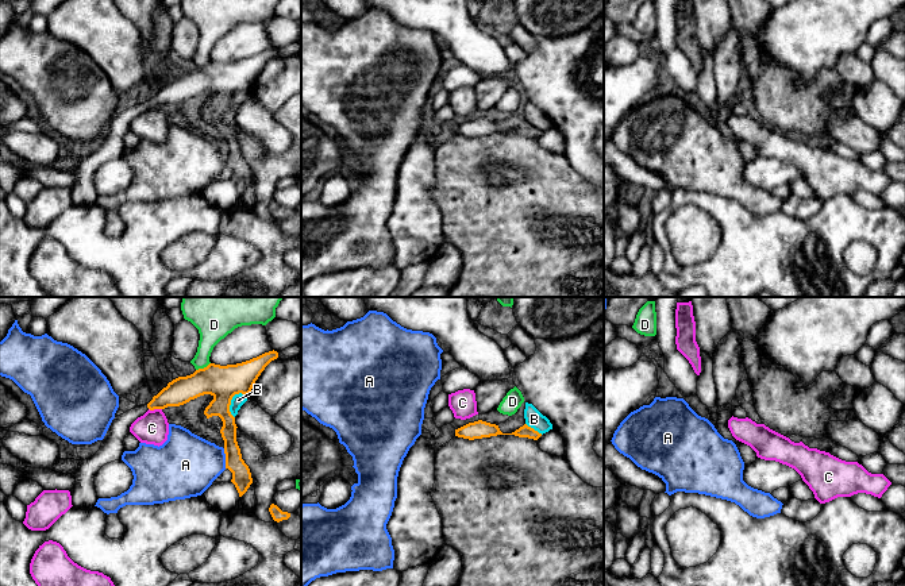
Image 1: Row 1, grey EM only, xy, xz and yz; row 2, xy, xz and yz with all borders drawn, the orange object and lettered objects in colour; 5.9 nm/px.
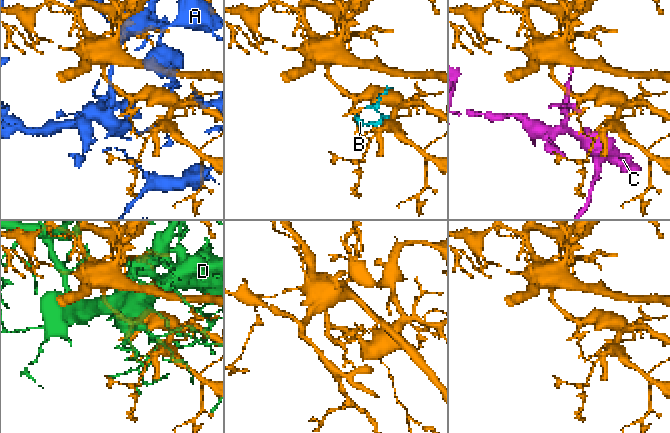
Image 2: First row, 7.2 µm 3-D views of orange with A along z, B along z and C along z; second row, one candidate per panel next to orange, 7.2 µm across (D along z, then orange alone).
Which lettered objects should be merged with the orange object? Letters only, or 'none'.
none

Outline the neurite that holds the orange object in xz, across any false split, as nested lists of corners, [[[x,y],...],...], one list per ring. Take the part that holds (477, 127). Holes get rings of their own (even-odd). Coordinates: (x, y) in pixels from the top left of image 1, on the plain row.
[[[482,117],[469,120],[455,127],[455,134],[469,136],[469,138],[490,135],[490,134],[497,134],[497,132],[515,132],[519,135],[528,135],[534,138],[538,138],[542,134],[542,131],[528,124],[527,122],[524,122],[523,124],[520,124],[512,131],[502,131],[498,123],[490,122]]]

